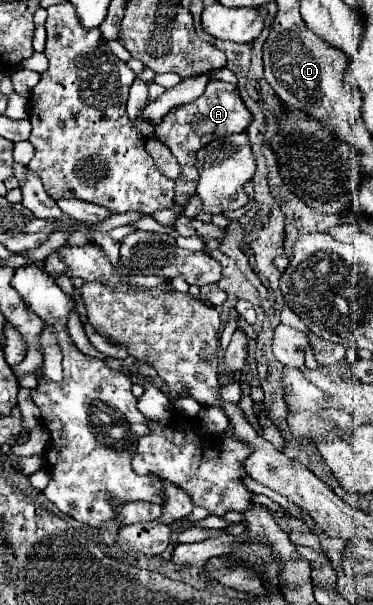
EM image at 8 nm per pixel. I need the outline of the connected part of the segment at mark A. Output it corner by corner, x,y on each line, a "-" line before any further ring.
211,79
207,83
207,89
203,91
203,95
199,99
195,99
193,103
181,105
172,109
161,121
161,127
157,127
154,135
157,135
159,141
163,141
173,157
177,159
177,163
181,165
181,173
175,179
175,201
179,205
185,207
187,199
195,193
195,183
199,179
199,173
195,169
195,153
199,147
207,145
209,141
217,139
217,137
225,137
231,133
243,133
247,129
247,125
251,123
251,113
245,107
245,103
239,97
239,91
235,85
231,83
223,83
223,81
215,81

